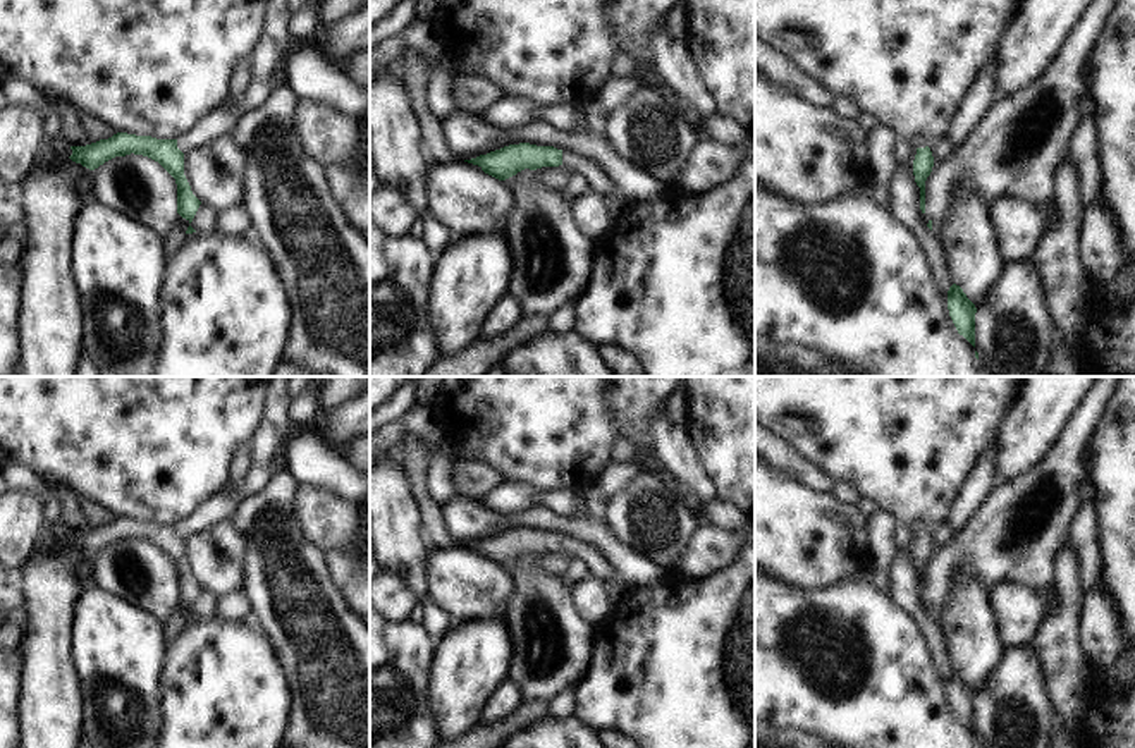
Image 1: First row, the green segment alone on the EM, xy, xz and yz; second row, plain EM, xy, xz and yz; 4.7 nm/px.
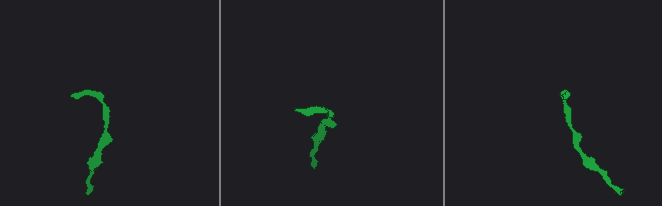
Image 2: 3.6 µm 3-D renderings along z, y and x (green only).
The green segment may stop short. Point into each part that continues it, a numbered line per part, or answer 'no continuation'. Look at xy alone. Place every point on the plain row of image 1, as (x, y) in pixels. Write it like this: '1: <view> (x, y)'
1: xy (272, 432)
2: xy (57, 533)

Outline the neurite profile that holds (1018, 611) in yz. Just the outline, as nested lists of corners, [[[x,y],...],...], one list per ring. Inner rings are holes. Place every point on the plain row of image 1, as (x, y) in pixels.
[[[999,581],[989,595],[1003,648],[1032,647],[1046,616],[1040,593]]]

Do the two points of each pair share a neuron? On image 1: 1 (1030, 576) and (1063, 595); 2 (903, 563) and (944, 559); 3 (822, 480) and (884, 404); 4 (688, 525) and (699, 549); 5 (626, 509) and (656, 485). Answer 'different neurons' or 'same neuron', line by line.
1: different neurons
2: different neurons
3: different neurons
4: different neurons
5: same neuron

